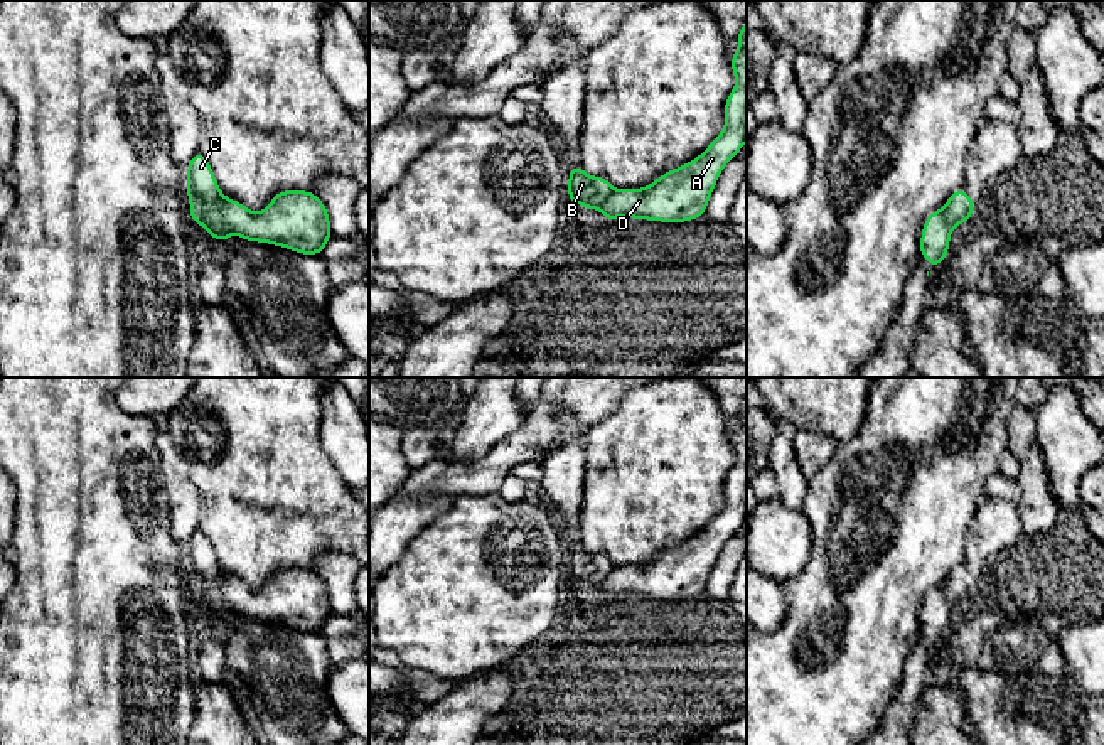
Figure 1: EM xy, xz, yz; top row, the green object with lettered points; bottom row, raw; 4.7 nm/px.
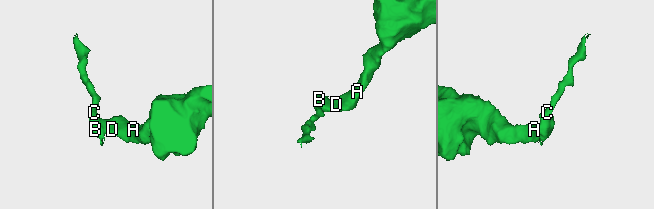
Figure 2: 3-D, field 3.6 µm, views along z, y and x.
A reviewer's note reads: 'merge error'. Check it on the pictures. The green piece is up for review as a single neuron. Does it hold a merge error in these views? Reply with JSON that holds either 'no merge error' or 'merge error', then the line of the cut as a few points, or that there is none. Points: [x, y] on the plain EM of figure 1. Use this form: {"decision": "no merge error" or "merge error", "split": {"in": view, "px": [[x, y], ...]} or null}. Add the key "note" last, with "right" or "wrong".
{"decision": "merge error", "split": {"in": "xy", "px": [[219, 572], [223, 597], [231, 609]]}, "note": "right"}

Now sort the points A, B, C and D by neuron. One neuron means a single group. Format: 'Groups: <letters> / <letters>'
Groups: A D / B C

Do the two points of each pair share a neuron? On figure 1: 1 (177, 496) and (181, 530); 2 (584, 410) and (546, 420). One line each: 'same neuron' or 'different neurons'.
1: same neuron
2: same neuron

